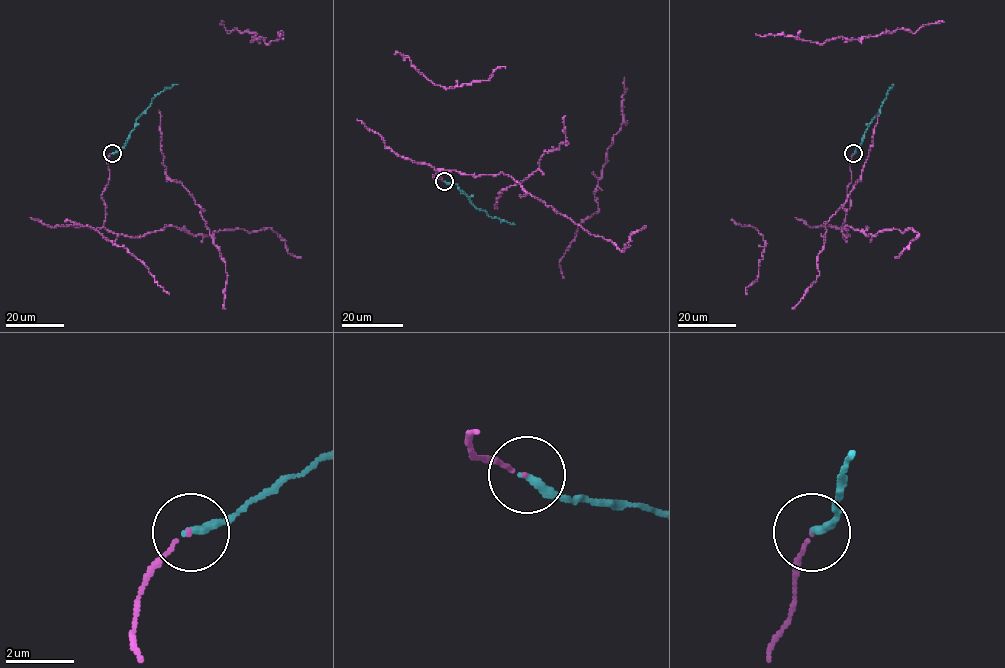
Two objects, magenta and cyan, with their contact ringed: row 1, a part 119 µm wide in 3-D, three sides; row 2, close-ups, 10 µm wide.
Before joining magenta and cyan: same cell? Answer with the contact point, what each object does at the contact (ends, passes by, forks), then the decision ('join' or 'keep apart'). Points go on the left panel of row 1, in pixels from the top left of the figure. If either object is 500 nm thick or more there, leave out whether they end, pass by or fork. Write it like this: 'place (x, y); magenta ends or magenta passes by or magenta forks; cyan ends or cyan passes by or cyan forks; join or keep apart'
place (112, 153); magenta ends; cyan ends; join

